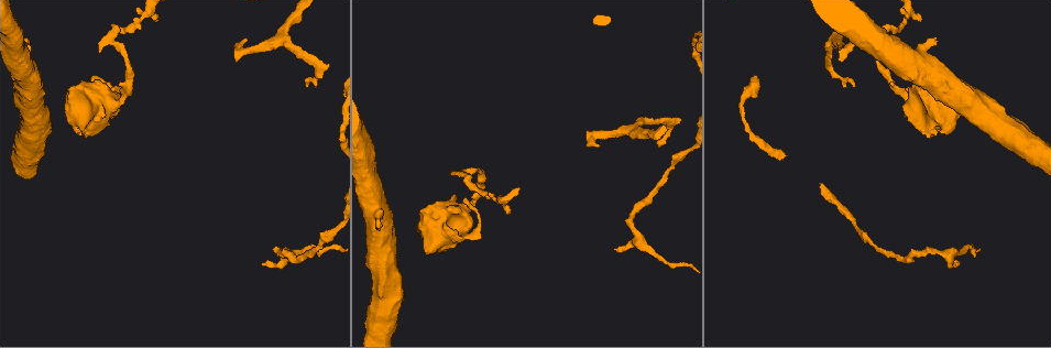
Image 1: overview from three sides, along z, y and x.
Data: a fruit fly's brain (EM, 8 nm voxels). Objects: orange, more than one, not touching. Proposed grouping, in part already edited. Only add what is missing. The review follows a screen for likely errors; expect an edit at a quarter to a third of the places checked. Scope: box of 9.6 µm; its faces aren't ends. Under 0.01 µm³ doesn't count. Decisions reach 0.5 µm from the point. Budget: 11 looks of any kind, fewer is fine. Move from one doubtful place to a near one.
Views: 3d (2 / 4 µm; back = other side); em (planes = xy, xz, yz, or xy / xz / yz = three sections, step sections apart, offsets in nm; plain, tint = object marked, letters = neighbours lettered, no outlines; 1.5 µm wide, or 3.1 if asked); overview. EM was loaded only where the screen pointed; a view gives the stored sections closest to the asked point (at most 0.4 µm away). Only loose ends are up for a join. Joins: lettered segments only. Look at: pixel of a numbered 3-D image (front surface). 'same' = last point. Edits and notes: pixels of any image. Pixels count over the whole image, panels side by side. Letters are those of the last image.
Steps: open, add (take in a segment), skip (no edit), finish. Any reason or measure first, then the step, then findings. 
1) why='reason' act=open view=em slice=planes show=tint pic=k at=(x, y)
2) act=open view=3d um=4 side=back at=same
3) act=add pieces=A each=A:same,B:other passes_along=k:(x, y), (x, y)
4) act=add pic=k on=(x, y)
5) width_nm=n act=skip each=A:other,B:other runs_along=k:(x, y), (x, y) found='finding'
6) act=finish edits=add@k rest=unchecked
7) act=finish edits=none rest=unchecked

why='branch stops here' act=open view=em slice=xy step=4 show=tint pic=1 at=(246, 37)

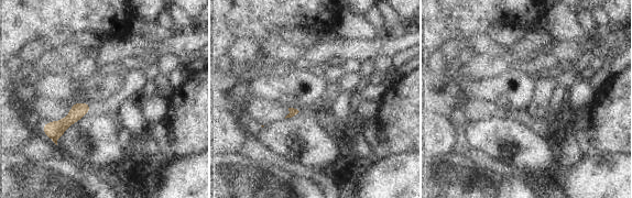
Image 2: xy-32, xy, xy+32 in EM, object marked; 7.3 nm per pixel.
why='another direction' act=open view=em slice=planes show=letters at=same

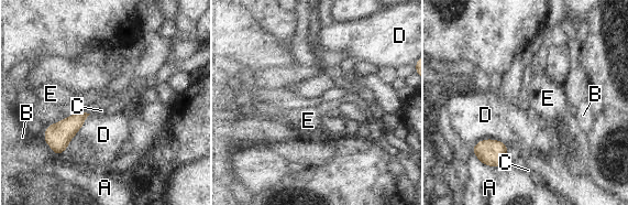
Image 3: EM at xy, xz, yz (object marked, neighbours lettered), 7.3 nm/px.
act=skip each=A:other,B:other,C:other,D:other,E:other border=3:(50, 125), (44, 131) found='none of them fits'

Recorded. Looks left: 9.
why='thin end' act=open view=em slice=planes show=letters pic=1 at=(852, 86)

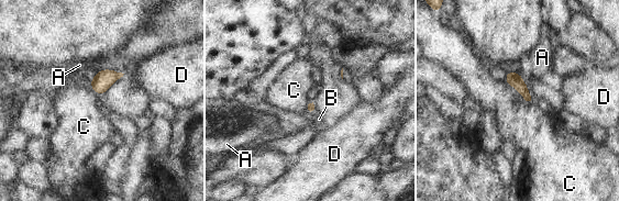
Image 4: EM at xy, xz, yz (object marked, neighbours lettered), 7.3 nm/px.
act=skip each=A:other,B:other,C:other,D:other border=4:(504, 80), (526, 100), (530, 101) found='none of them fits'

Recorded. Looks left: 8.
why='an open end' act=open view=3d um=4 pic=1 at=(453, 172)

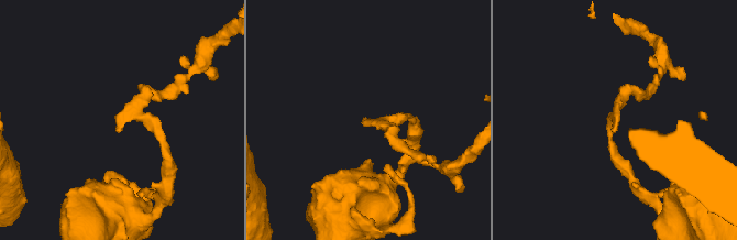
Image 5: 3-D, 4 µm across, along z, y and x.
act=open view=em slice=planes show=tint pic=5 at=(119, 132)

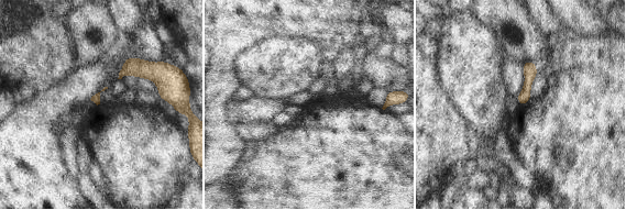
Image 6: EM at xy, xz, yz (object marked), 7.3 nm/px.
why='see the neighbours' act=open view=em slice=planes show=letters at=same

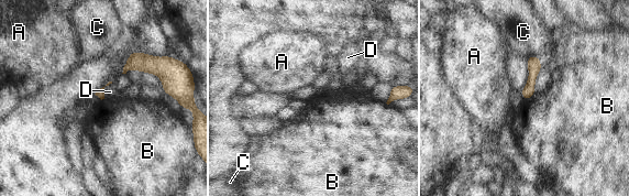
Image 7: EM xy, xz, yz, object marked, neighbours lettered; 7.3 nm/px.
act=skip each=A:other,B:other,C:other,D:other found='none of them fits'

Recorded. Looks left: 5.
why='an open end' act=open view=3d um=2 pic=1 at=(28, 42)

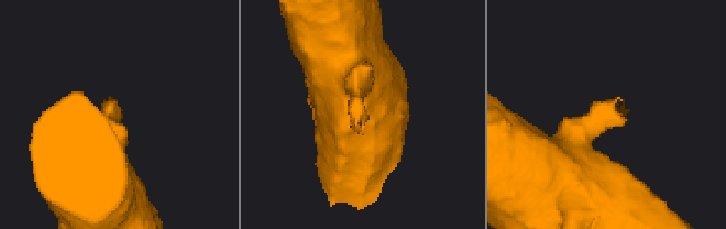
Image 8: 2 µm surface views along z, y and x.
why='shape alone is not enough' act=open view=em slice=yz step=4 show=letters pic=8 at=(624, 126)

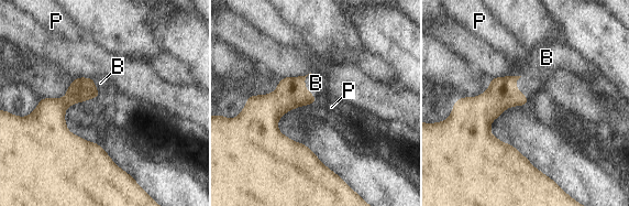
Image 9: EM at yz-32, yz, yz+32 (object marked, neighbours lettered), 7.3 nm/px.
act=open view=em slice=planes show=letters at=same

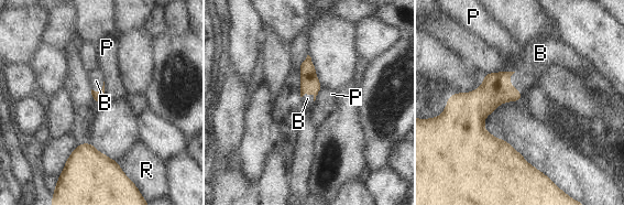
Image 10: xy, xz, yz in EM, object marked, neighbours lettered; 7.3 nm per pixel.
act=add pic=10 on=(536, 62) each=B:same,P:other,R:other passes_along=10:(495, 89), (510, 84), (536, 62) found='the neuron continues'

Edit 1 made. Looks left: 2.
act=finish edits=add@10 rest=unchecked

